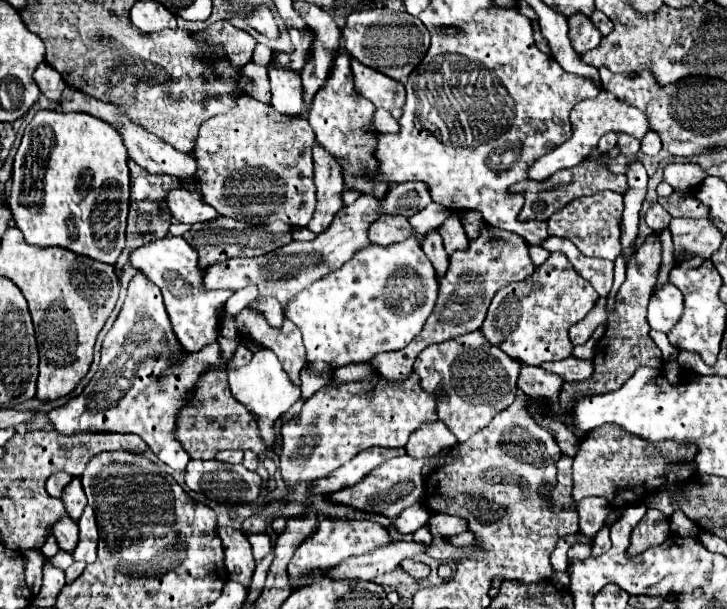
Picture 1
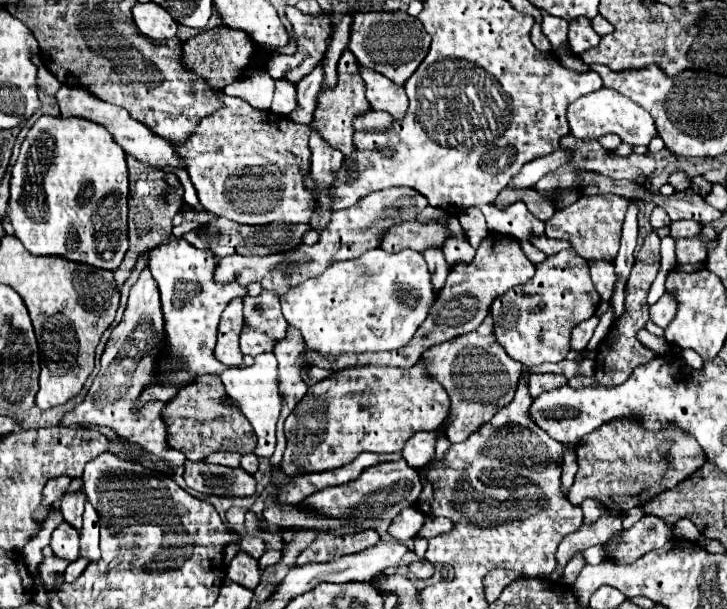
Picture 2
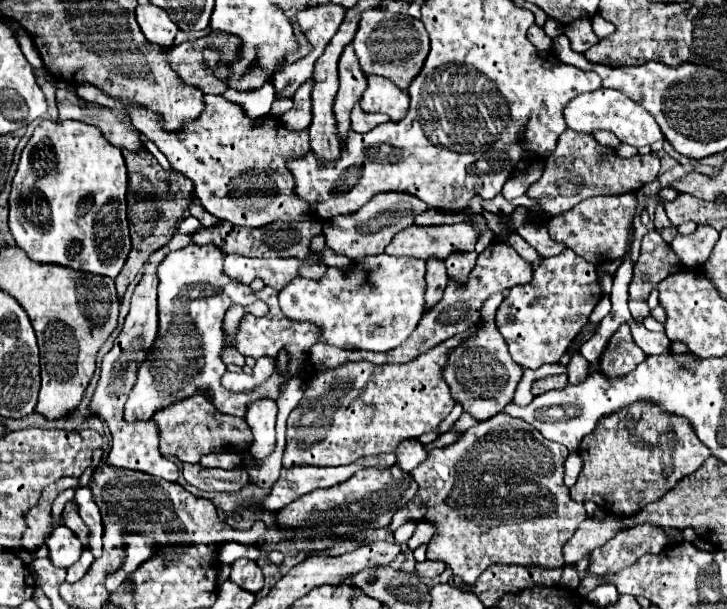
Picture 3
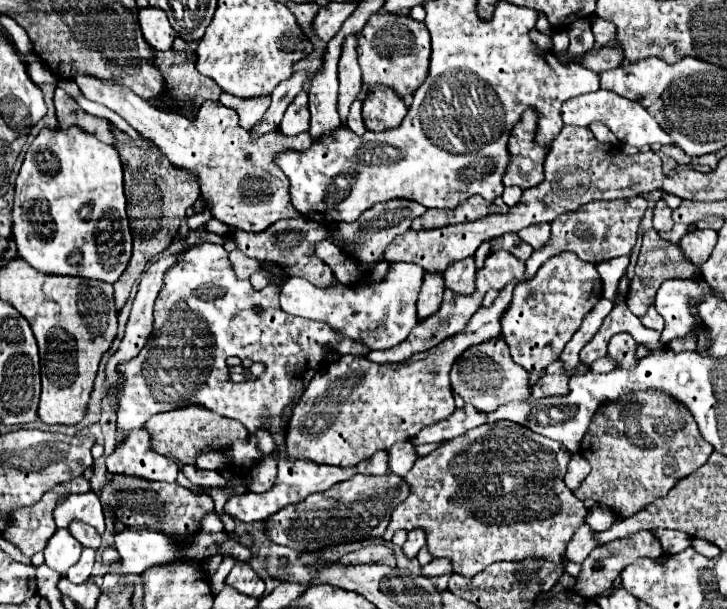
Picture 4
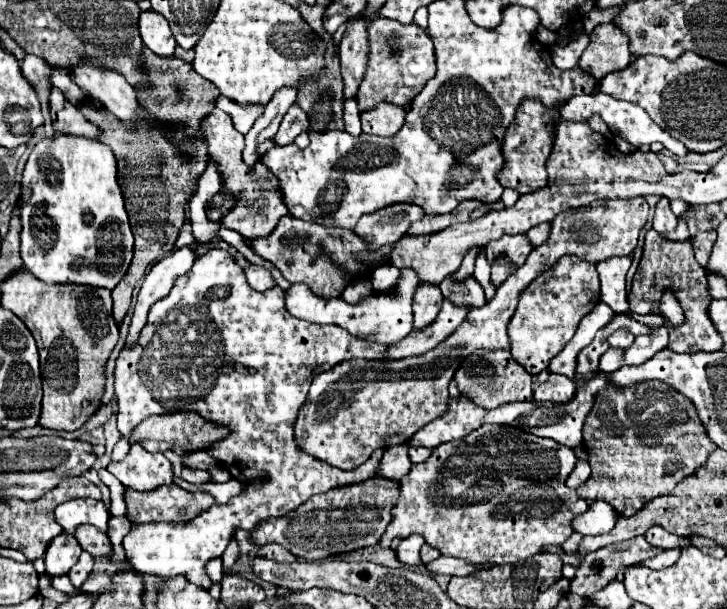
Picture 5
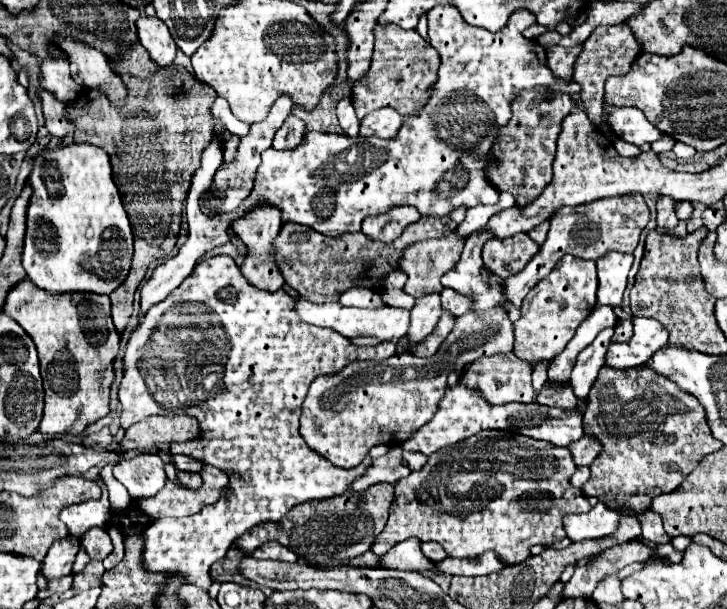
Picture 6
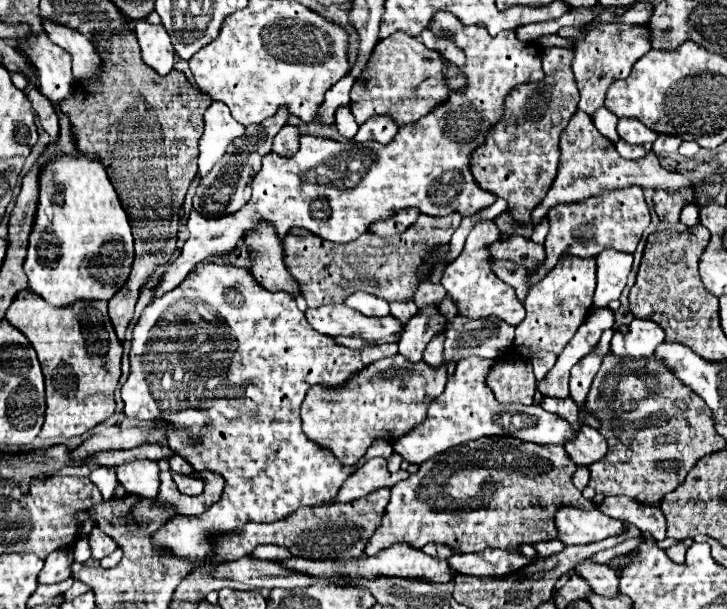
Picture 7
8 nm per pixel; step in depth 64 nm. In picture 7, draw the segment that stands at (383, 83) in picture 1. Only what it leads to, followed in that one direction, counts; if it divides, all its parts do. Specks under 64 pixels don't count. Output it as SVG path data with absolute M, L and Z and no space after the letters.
M374 116L366 120L358 134L354 136L356 142L366 142L366 140L378 140L382 144L388 144L398 132L398 124L390 116Z

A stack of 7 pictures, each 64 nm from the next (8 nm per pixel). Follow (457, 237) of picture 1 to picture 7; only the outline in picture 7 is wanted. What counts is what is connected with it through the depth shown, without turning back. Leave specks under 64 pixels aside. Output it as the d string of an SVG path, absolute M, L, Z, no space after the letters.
M446 296L446 298L440 302L438 308L440 308L440 312L442 312L448 320L452 320L452 318L458 314L458 306L454 304L454 300L452 300L450 296Z

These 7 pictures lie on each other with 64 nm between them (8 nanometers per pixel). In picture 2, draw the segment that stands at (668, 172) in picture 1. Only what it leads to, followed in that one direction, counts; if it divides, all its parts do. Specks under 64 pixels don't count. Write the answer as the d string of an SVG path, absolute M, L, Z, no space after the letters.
M674 170L670 176L668 176L668 184L674 186L674 190L690 190L690 178L684 170Z

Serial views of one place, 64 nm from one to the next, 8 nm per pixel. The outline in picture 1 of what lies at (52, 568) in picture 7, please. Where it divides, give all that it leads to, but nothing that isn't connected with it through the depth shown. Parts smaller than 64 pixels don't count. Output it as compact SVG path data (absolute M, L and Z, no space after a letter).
M64 516L56 522L56 528L52 528L52 534L56 536L58 544L62 550L74 550L76 544L78 544L78 524L70 518L70 516Z

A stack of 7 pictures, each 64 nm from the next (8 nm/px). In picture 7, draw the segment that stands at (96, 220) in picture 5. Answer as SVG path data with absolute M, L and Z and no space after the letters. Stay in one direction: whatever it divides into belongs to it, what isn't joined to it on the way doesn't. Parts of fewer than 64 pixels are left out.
M54 156L38 174L38 206L28 240L24 272L32 292L44 296L52 306L64 306L72 300L110 300L126 282L134 260L134 238L128 216L98 156Z

